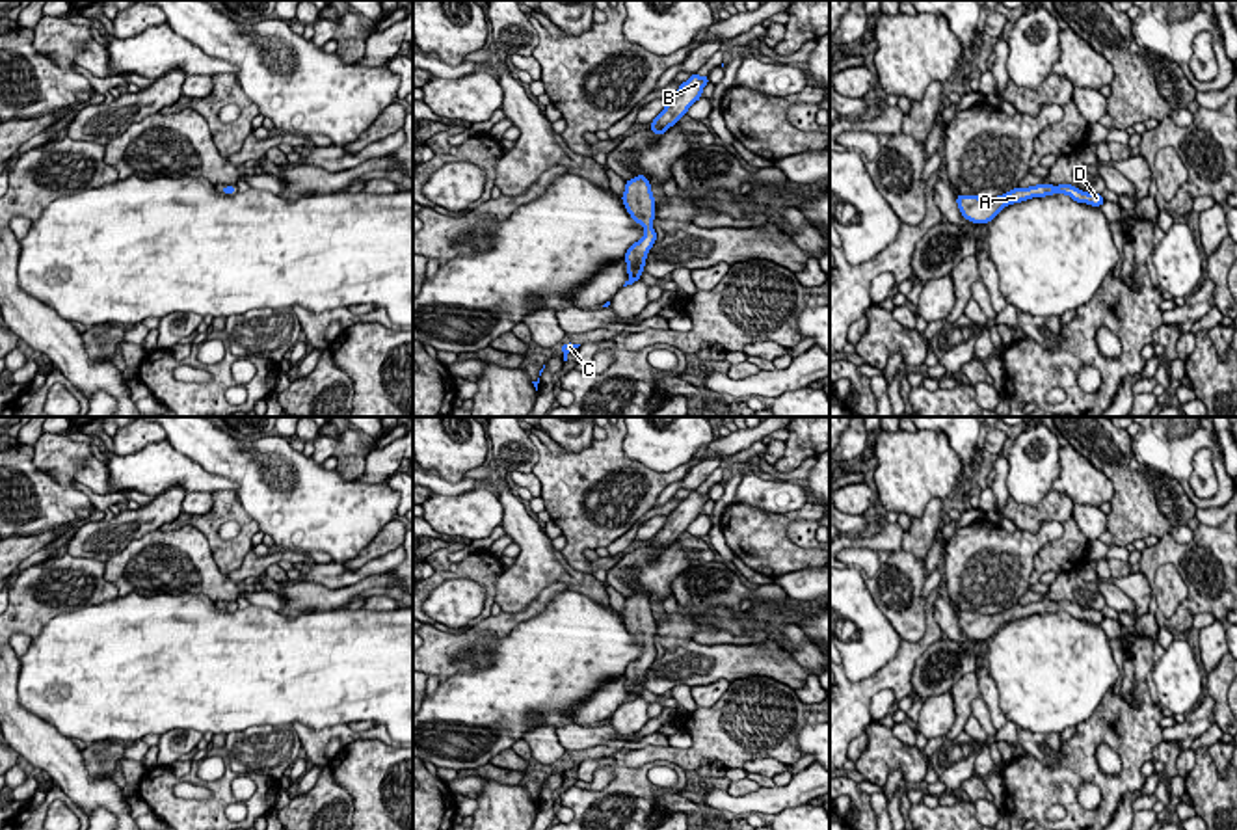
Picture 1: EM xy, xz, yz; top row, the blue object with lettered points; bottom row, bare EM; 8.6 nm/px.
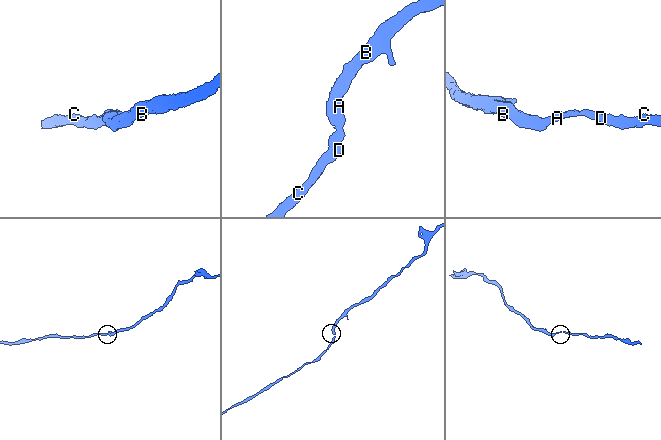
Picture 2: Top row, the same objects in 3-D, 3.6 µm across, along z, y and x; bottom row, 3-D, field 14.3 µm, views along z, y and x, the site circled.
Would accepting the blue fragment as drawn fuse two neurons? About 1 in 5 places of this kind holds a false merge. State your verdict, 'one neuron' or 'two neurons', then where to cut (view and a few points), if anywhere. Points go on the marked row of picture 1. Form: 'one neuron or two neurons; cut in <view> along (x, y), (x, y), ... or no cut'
one neuron; no cut

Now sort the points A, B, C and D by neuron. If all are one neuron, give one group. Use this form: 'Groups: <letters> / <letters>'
Groups: A B C D

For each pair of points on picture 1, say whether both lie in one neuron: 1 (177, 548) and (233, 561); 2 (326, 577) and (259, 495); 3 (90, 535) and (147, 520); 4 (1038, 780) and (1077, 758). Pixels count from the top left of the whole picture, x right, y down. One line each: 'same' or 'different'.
1: different
2: different
3: same
4: same

